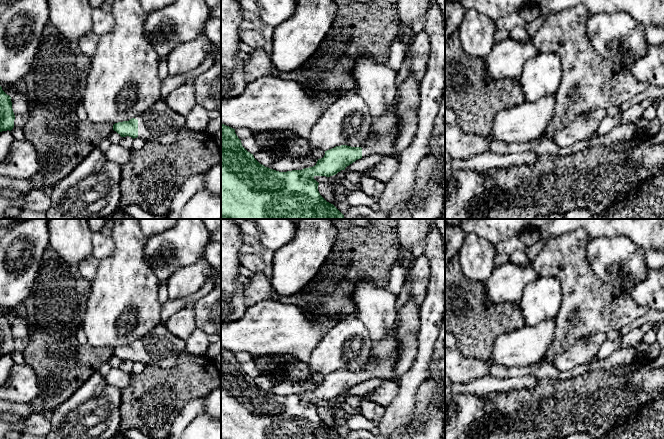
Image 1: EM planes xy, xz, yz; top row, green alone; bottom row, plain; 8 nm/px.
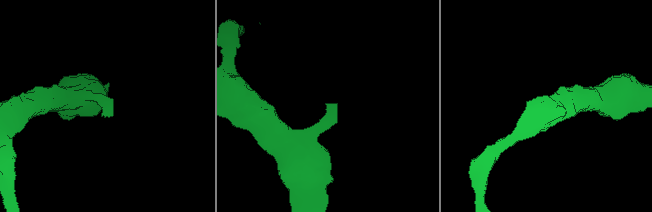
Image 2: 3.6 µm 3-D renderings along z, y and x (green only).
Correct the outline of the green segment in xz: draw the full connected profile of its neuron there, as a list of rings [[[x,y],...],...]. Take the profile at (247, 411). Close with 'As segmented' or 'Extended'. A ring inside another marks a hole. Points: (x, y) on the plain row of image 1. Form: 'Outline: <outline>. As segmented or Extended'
Outline: [[[422,255],[414,260],[402,290],[397,296],[395,325],[385,338],[372,343],[368,364],[361,371],[341,369],[329,373],[313,391],[287,396],[265,391],[242,370],[235,353],[221,347],[221,439],[343,439],[320,419],[319,407],[314,401],[336,399],[362,381],[373,378],[390,379],[394,374],[399,353],[398,312],[410,297],[419,307],[421,306],[427,294],[430,278],[429,259]]]. Extended

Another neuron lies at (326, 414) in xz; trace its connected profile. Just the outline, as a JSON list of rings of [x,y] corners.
[[[319,407],[318,415],[320,419],[329,427],[333,428],[335,407]]]

